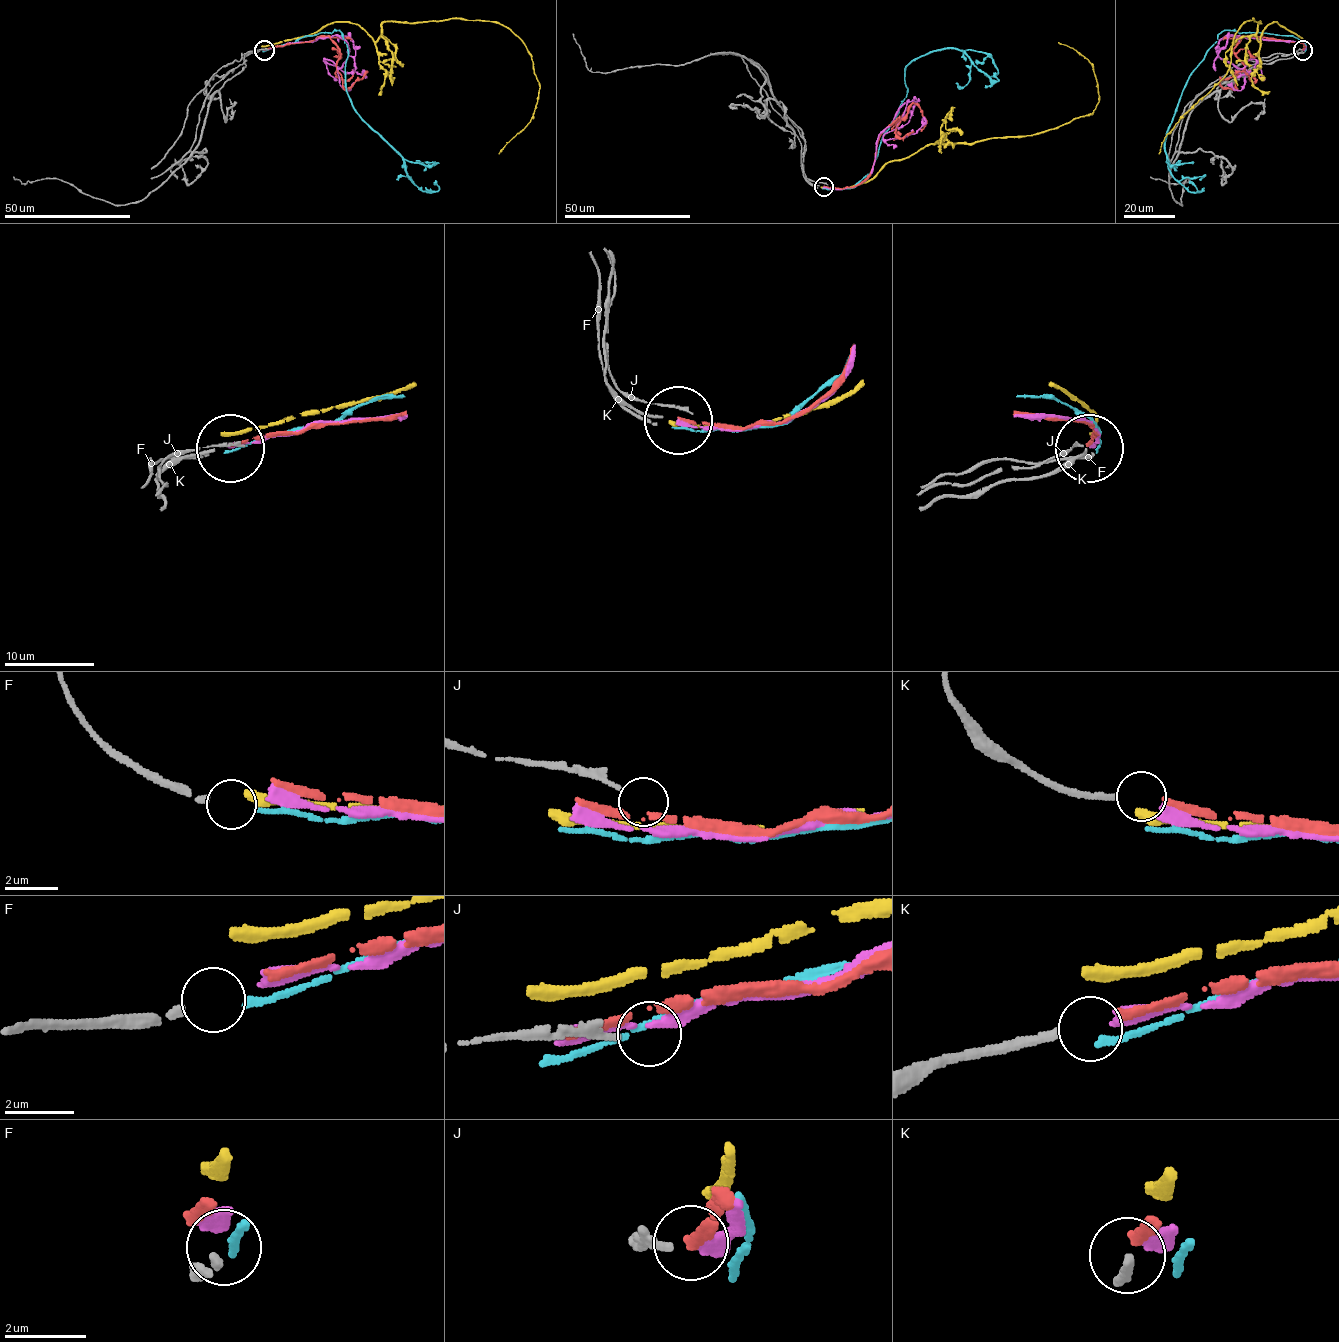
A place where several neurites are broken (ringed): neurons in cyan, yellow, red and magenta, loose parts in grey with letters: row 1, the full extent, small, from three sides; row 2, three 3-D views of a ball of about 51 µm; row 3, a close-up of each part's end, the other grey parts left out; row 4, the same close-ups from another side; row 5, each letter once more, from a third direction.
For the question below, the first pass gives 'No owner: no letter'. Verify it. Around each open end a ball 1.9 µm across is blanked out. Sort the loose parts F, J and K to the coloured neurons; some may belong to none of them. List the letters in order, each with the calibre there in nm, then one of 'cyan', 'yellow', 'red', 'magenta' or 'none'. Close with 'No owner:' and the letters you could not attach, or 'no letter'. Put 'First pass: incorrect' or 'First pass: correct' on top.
First pass: incorrect
F: 190 nm thick; cyan
J: 180 nm thick; none
K: 240 nm thick; red
No owner: J

